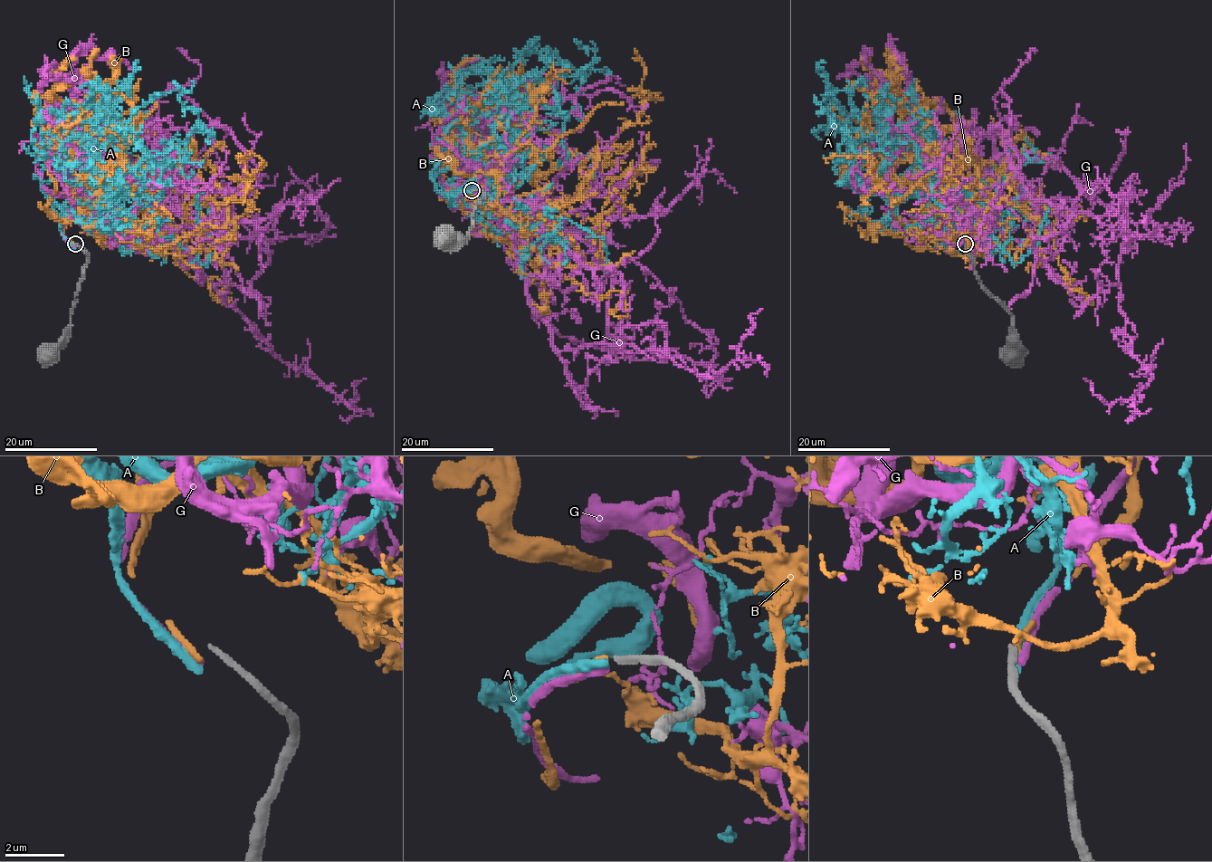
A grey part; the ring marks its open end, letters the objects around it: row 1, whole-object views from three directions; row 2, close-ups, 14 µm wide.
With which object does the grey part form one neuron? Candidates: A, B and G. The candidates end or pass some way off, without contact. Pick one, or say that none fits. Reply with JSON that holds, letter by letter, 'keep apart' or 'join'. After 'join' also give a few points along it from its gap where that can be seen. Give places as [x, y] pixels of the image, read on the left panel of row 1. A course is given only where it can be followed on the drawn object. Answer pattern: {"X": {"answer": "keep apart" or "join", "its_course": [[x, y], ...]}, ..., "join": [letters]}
{"A": {"answer": "keep apart"}, "B": {"answer": "join", "its_course": [[73, 244], [62, 232], [79, 183], [176, 156], [211, 164], [219, 189], [240, 201], [248, 156], [240, 163]]}, "G": {"answer": "keep apart"}, "join": ["B"]}

